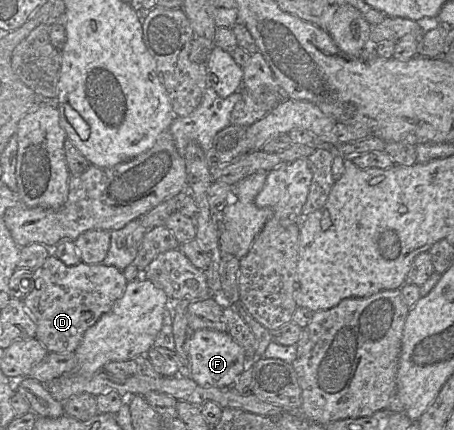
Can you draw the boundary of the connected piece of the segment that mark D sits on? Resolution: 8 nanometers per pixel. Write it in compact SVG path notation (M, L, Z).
M49 255L44 263L34 269L33 289L22 300L27 311L36 324L36 339L49 353L70 353L79 346L84 333L109 312L116 300L121 298L127 287L127 280L123 272L114 266L102 263L88 265L80 262L74 266L67 266L54 255Z

